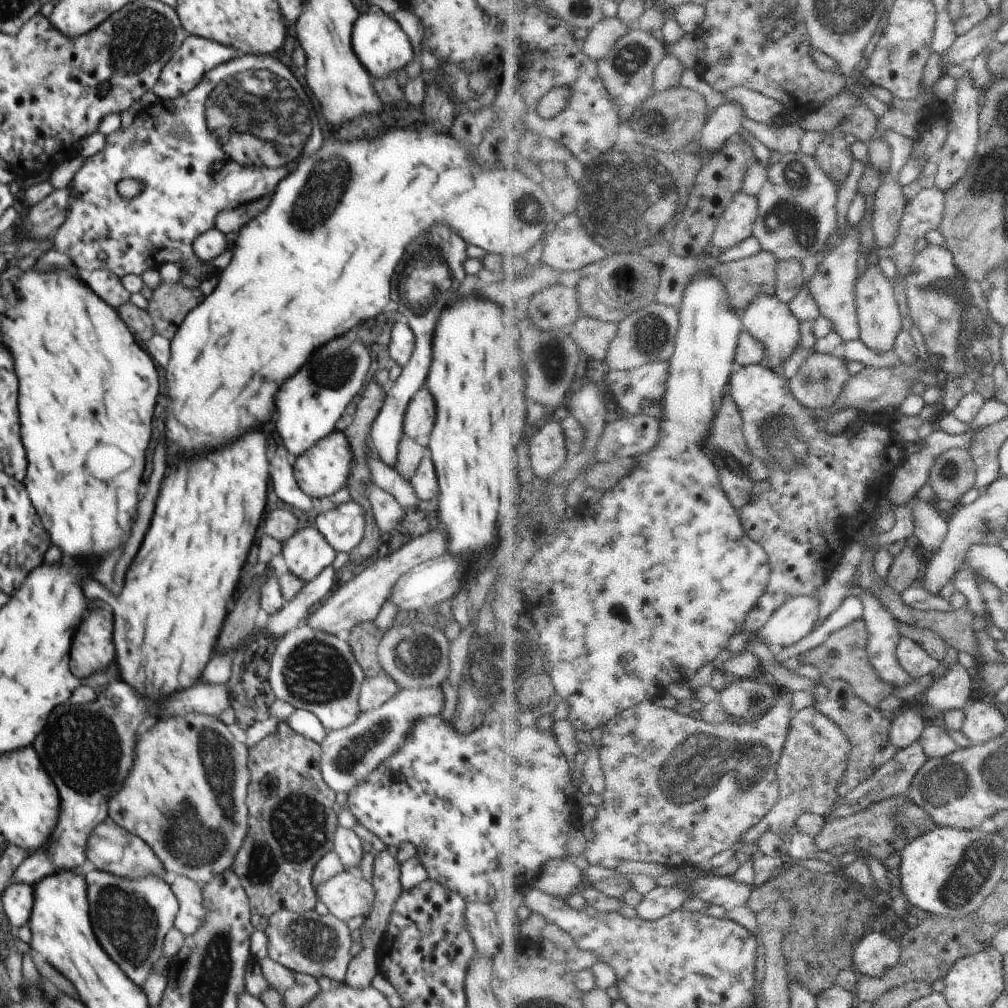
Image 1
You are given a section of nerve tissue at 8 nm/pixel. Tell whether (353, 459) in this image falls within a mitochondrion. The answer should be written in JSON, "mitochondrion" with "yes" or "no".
{"mitochondrion":"no"}

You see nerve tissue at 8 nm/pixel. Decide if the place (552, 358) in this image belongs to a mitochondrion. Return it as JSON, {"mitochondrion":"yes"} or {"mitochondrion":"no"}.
{"mitochondrion":"yes"}

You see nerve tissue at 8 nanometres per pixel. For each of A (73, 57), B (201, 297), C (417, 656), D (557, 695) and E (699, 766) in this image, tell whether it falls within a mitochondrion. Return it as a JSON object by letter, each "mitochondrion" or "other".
{"A":"other","B":"other","C":"mitochondrion","D":"other","E":"mitochondrion"}

